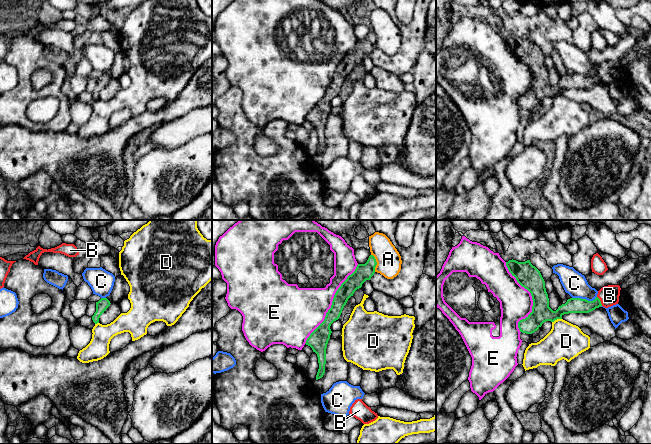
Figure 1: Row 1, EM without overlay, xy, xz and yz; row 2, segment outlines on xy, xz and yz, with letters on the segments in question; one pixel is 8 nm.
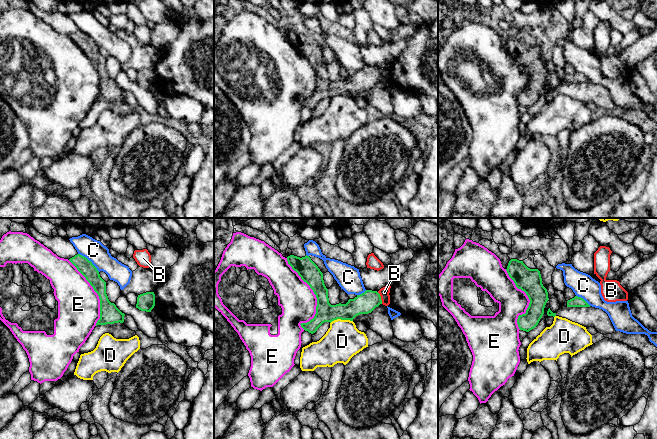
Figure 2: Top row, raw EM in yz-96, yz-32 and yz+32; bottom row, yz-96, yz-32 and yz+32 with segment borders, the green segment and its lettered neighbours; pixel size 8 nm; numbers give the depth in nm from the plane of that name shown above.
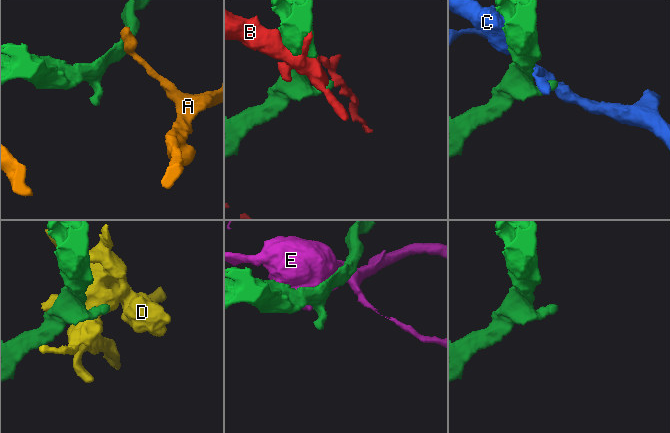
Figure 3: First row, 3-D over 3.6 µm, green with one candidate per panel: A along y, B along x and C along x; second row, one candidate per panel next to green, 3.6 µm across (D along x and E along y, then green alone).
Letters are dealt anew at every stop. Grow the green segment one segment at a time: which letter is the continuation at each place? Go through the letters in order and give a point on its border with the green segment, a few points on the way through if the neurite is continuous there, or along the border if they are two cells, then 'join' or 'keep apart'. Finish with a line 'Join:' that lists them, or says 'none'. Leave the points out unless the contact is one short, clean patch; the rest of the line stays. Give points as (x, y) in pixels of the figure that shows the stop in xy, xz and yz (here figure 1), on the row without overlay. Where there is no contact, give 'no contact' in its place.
A: contact xz (376, 39); border xz (371, 30), (376, 38), (375, 47); keep apart
B: contact yz (600, 77); keep apart
C: contact yz (584, 75); keep apart
D: contact yz (556, 95); join
E: contact xz (332, 80); keep apart
Join: D

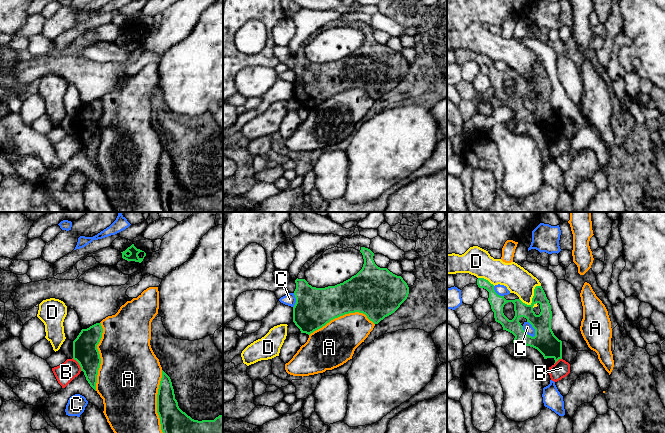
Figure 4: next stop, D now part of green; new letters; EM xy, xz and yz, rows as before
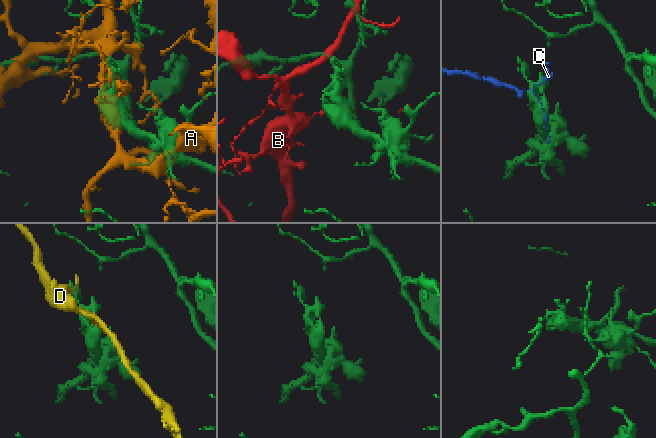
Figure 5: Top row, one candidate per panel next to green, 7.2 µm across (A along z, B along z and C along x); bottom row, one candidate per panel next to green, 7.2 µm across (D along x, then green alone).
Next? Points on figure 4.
A: contact xy (99, 132); keep apart
B: contact xy (79, 140); keep apart
C: contact yz (534, 104); keep apart
D: contact yz (532, 74); keep apart
Join: none

